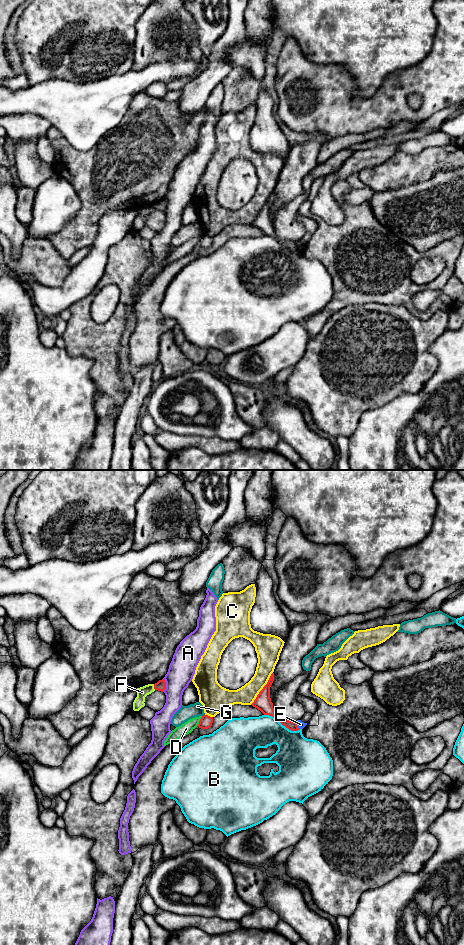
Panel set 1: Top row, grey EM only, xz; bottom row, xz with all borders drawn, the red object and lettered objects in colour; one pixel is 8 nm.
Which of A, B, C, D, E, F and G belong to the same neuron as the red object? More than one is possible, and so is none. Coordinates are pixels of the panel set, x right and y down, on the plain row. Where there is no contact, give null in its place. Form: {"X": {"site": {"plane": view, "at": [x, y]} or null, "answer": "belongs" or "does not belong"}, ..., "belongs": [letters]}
{"A": {"site": {"plane": "xz", "at": [165, 205]}, "answer": "does not belong"}, "B": {"site": {"plane": "xz", "at": [282, 244]}, "answer": "does not belong"}, "C": {"site": {"plane": "xz", "at": [263, 208]}, "answer": "does not belong"}, "D": {"site": {"plane": "xz", "at": [199, 241]}, "answer": "does not belong"}, "E": {"site": {"plane": "xz", "at": [296, 245]}, "answer": "does not belong"}, "F": {"site": {"plane": "xz", "at": [154, 207]}, "answer": "does not belong"}, "G": {"site": {"plane": "xz", "at": [203, 235]}, "answer": "does not belong"}, "belongs": []}

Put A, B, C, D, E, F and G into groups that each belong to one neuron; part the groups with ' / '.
A / B / C / D / E G / F

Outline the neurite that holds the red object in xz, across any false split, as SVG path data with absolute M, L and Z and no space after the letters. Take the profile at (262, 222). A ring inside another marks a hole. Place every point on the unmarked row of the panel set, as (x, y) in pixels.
M274 193L271 194L267 204L259 212L256 219L251 225L257 228L258 230L260 230L264 235L269 235L269 236L276 238L283 246L285 246L289 250L291 251L300 250L300 248L297 246L296 241L289 241L286 239L281 239L275 235L273 223L271 222L271 218L270 218L270 207L273 201L274 201Z

